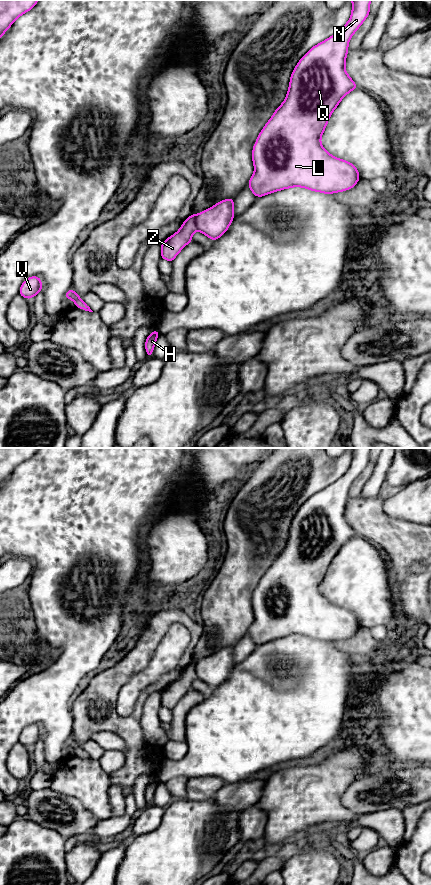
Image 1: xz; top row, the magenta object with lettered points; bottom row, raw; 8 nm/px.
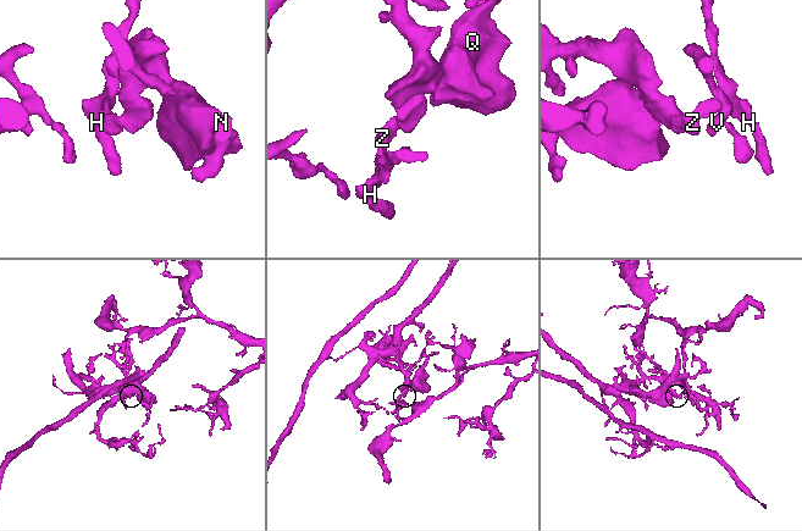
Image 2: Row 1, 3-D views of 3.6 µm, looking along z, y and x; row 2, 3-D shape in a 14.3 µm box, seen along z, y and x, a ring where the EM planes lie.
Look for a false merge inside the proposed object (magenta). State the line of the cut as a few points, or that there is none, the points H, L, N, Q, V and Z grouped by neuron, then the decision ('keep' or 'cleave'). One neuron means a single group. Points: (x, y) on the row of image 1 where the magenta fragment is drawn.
xz (194, 214), (194, 222), (197, 229) | H Z / L N Q V | cleave

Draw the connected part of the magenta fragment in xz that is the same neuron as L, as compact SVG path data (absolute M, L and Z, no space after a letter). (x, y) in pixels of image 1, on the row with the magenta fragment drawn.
M371 0L351 1L352 13L349 21L334 35L313 46L299 60L291 74L284 102L276 109L259 133L252 150L255 171L248 182L248 187L256 197L263 197L269 193L291 187L303 187L311 191L332 194L353 188L360 179L359 172L352 163L332 156L321 145L321 136L331 114L350 91L358 88L345 71L346 56L351 37L370 13Z

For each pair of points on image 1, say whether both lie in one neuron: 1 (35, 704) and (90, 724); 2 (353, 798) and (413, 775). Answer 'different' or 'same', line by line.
1: different
2: same

